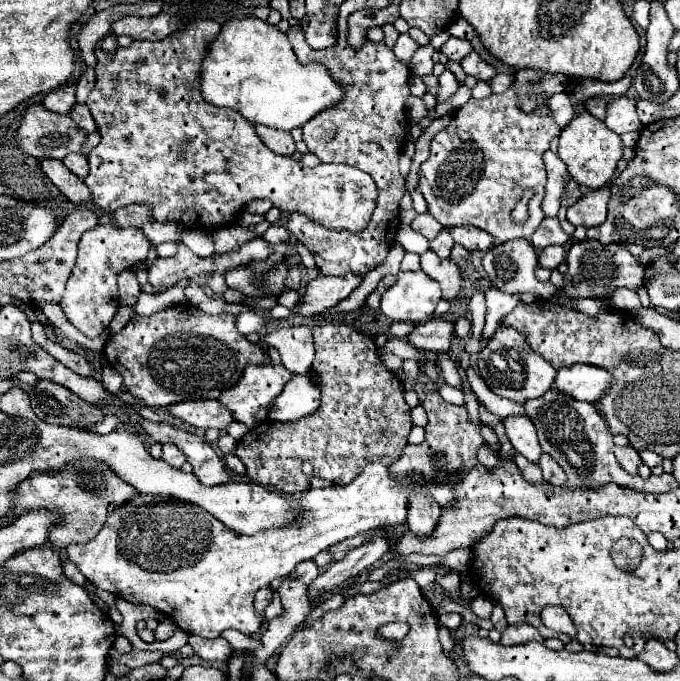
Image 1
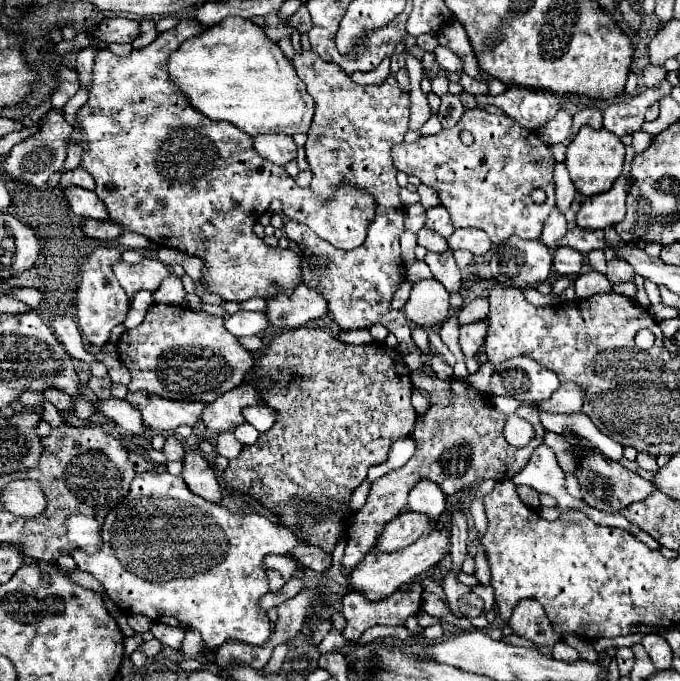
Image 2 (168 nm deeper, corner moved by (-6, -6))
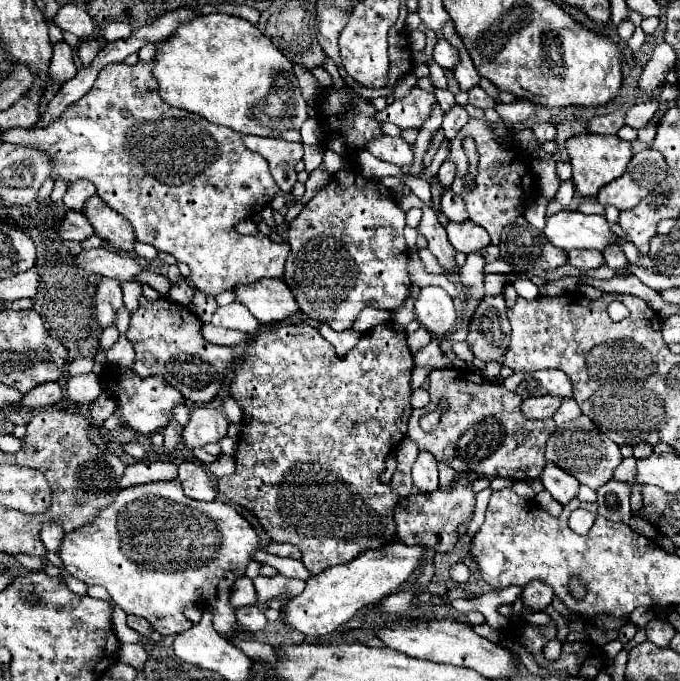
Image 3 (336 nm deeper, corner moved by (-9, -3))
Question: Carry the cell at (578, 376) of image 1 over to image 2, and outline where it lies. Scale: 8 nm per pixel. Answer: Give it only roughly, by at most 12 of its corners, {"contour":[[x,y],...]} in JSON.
{"contour":[[572,382],[540,402],[542,412],[580,412],[584,392]]}

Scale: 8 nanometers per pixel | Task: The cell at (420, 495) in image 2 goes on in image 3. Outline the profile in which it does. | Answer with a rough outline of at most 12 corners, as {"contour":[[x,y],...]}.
{"contour":[[419,453],[413,485],[421,493],[439,489],[437,461]]}

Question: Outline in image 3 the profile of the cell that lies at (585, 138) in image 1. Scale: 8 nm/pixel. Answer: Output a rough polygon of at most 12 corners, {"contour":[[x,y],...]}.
{"contour":[[617,135],[567,139],[575,189],[595,197],[633,157]]}

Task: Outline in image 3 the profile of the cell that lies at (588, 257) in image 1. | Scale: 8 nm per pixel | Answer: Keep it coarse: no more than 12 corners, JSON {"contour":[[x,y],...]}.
{"contour":[[607,247],[603,251],[607,267],[625,269],[621,247]]}

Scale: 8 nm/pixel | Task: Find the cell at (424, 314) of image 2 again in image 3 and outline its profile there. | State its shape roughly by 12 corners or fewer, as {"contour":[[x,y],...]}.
{"contour":[[423,287],[417,321],[437,337],[453,329],[453,299],[441,287]]}

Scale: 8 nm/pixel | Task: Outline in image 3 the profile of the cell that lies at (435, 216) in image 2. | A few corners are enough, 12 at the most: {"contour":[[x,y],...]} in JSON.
{"contour":[[445,191],[441,211],[449,221],[463,223],[469,219],[459,195]]}

